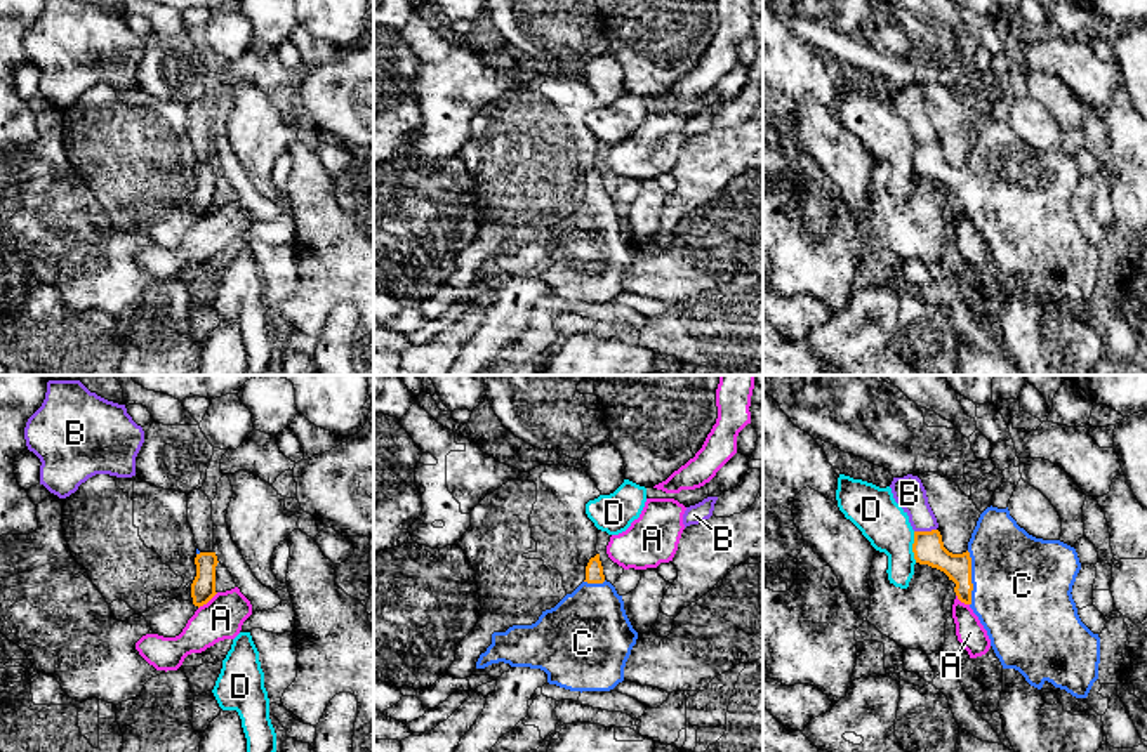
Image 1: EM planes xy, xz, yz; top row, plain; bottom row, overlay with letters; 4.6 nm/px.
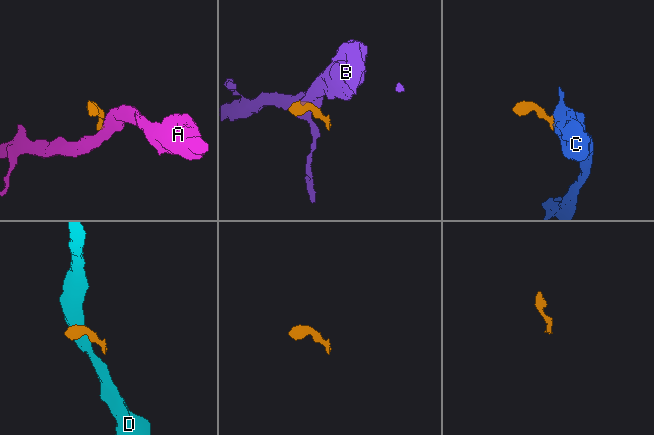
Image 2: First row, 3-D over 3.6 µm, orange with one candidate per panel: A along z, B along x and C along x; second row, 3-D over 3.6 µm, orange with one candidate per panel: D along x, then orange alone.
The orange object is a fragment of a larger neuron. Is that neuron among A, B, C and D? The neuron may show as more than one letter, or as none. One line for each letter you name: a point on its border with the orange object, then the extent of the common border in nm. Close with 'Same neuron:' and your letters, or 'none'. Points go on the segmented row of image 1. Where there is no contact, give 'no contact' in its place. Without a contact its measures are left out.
C: contact yz (970, 579); length 260 nm
Same neuron: C

